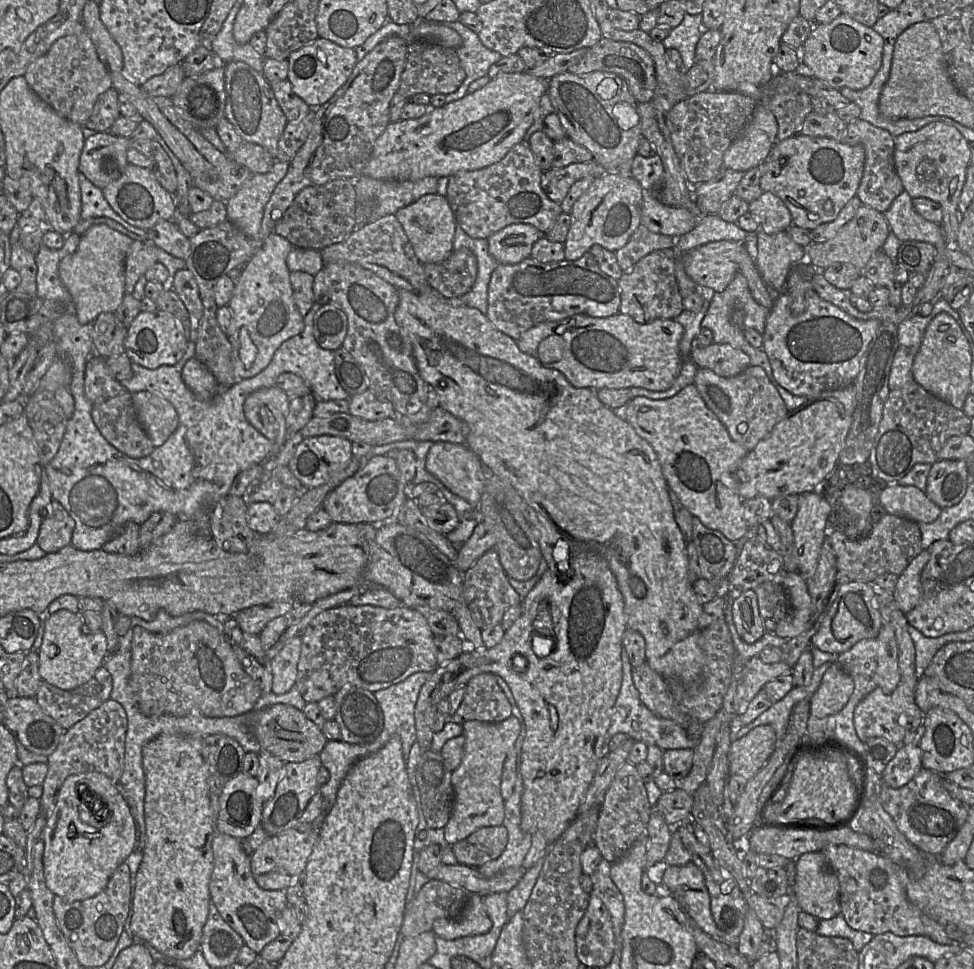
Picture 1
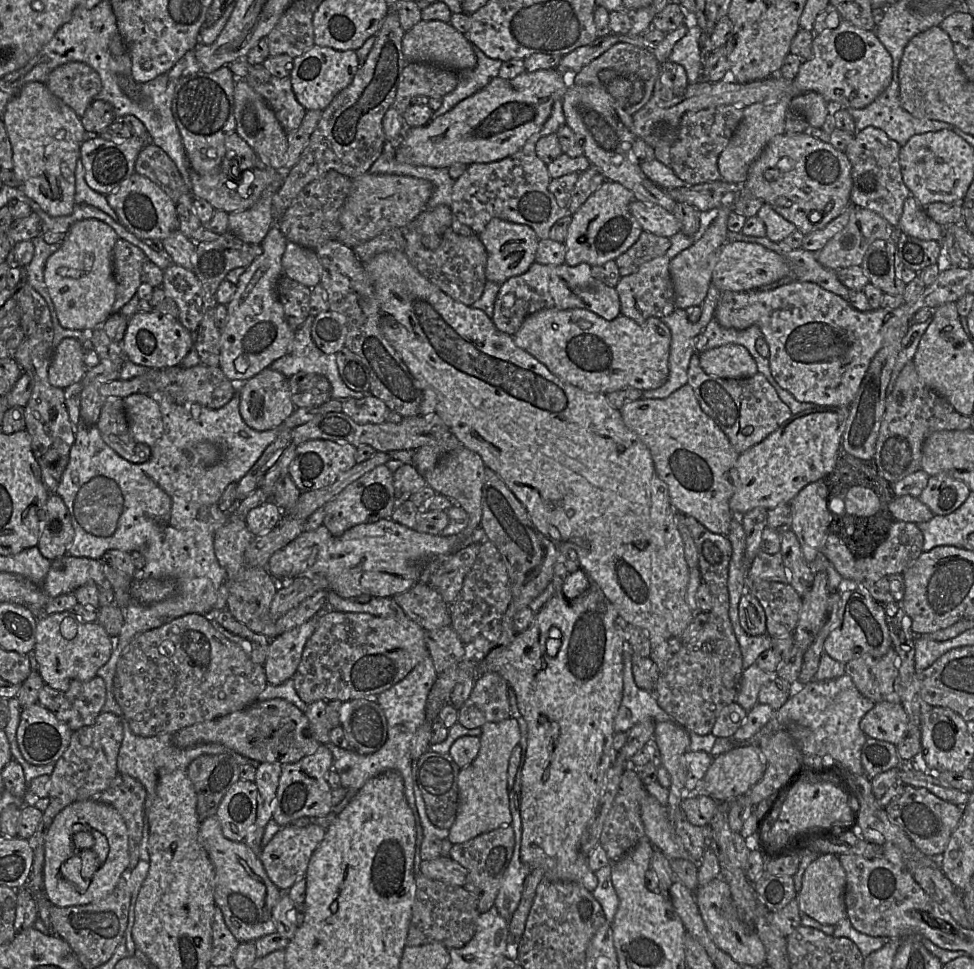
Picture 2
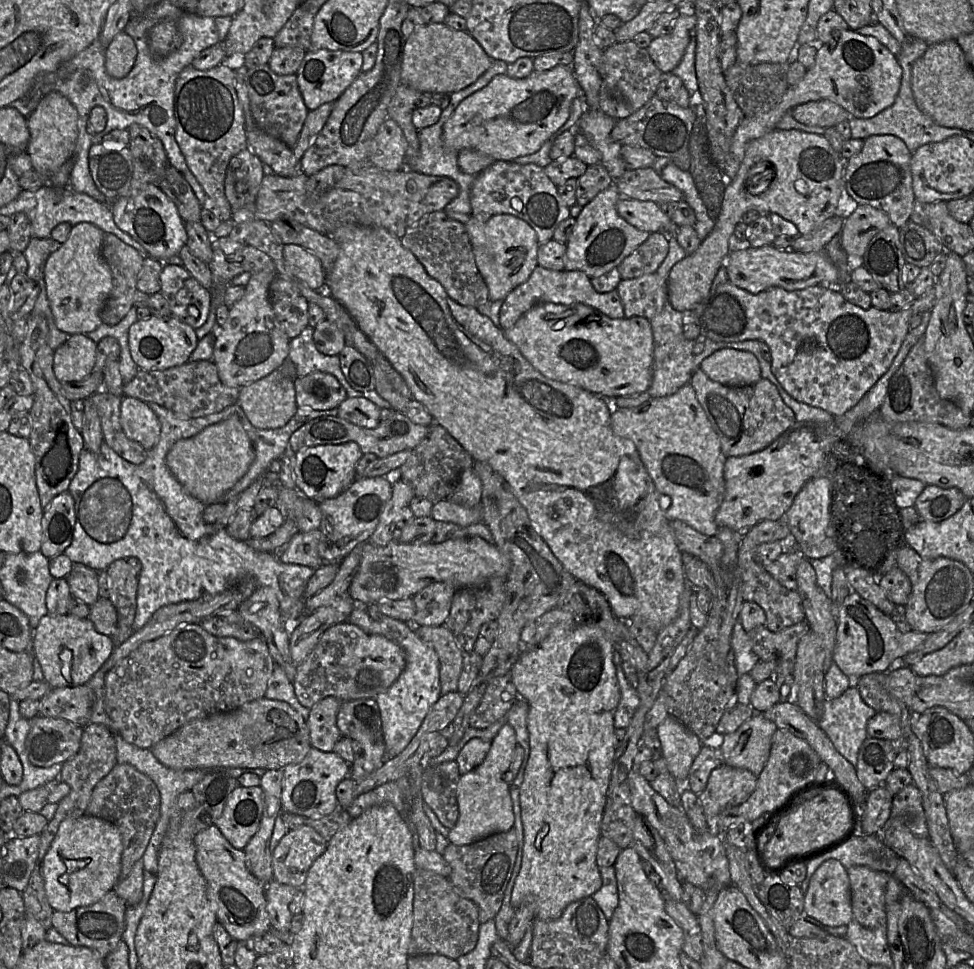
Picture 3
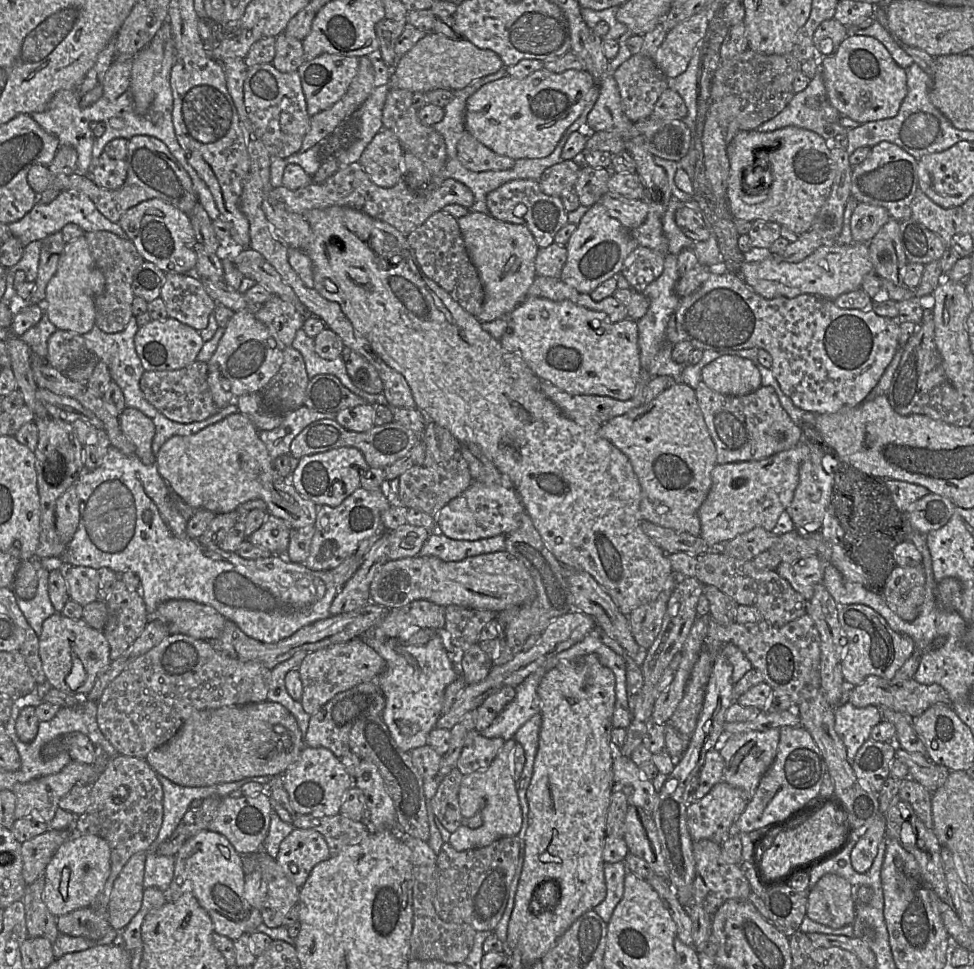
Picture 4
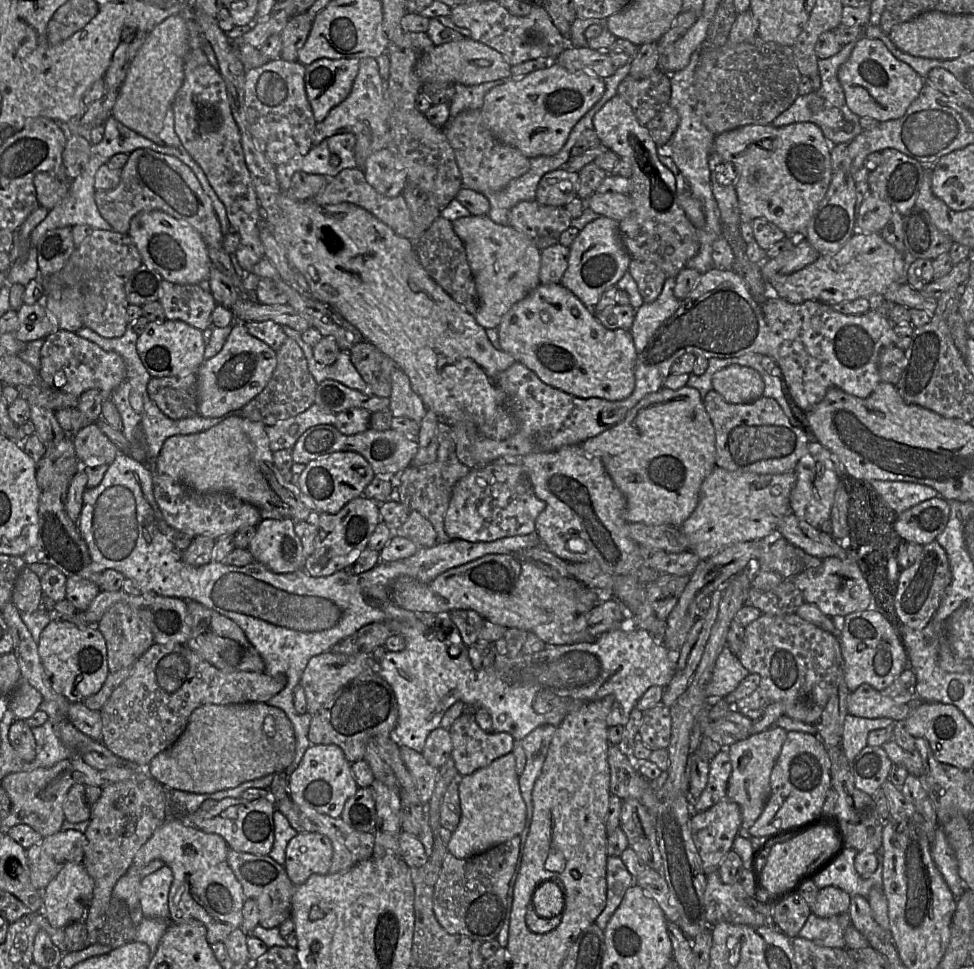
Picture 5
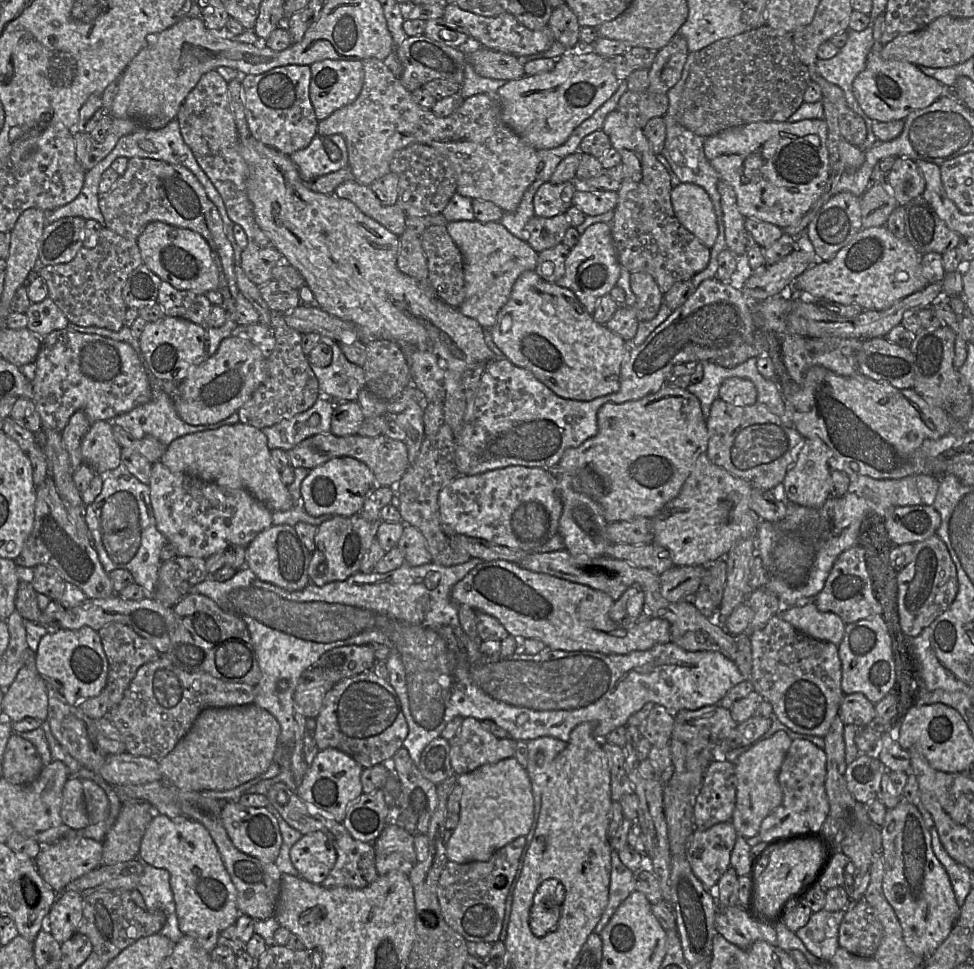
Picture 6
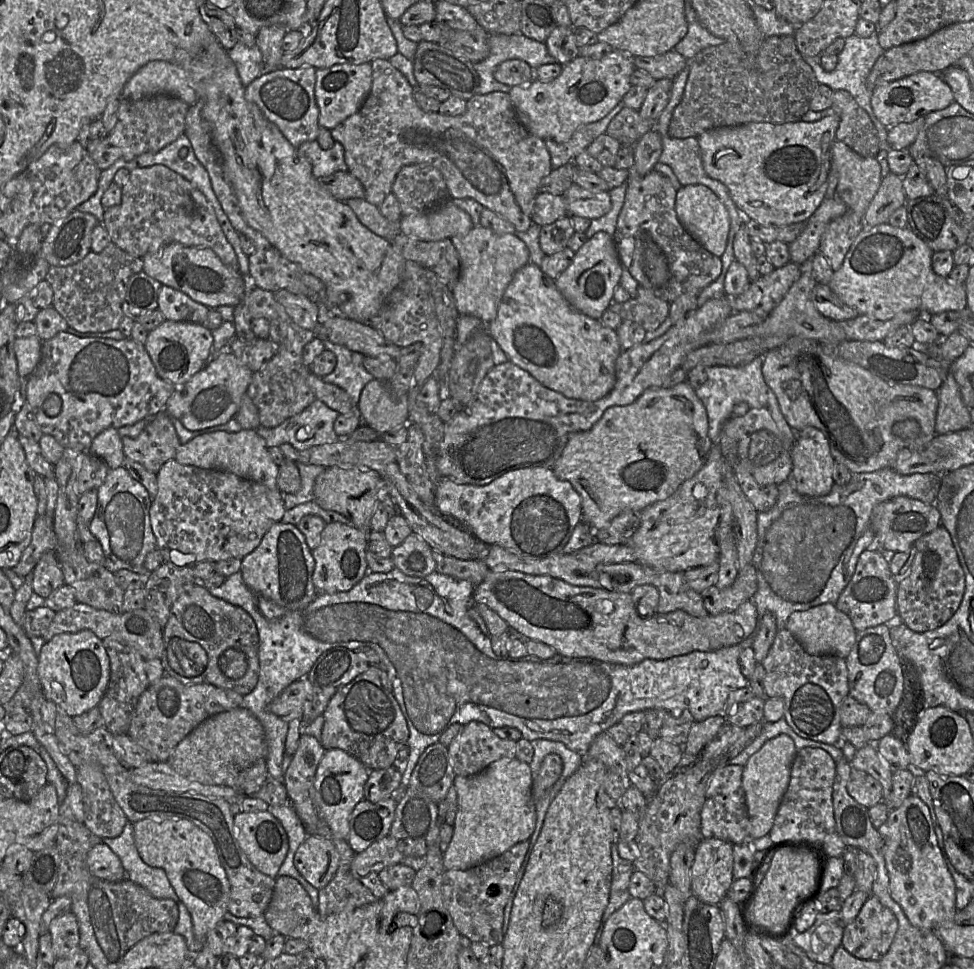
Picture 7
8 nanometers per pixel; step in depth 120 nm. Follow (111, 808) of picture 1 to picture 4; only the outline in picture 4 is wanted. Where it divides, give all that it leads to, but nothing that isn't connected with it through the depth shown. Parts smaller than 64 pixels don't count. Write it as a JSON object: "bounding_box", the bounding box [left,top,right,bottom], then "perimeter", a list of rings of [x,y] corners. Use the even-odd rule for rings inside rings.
{"bounding_box":[43,835,110,917],"perimeter":[[[76,835],[57,849],[45,869],[43,901],[56,917],[90,906],[102,891],[110,874],[110,848],[96,835]]]}

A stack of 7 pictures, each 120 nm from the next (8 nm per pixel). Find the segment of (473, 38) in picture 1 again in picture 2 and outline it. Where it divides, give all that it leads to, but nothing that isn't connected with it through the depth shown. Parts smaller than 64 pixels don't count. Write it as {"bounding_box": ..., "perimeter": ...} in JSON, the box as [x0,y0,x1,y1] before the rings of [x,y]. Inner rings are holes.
{"bounding_box":[430,45,503,121],"perimeter":[[[472,45],[472,47],[477,58],[476,66],[457,72],[458,84],[456,88],[443,96],[441,106],[434,111],[430,121],[443,115],[463,99],[481,90],[493,78],[498,76],[503,62],[499,59],[489,58],[475,45]]]}

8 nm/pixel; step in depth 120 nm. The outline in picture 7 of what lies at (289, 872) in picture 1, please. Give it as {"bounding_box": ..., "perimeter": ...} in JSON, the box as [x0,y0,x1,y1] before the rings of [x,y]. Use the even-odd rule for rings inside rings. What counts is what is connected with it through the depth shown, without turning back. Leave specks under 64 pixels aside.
{"bounding_box":[294,835,339,890],"perimeter":[[[308,835],[295,853],[294,865],[312,886],[320,890],[335,875],[339,860],[332,840],[320,835]]]}

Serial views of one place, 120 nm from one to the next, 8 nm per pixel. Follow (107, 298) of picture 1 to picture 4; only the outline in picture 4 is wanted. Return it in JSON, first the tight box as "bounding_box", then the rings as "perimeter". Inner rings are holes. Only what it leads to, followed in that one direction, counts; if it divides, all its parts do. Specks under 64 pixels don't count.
{"bounding_box":[44,235,105,333],"perimeter":[[[85,235],[67,242],[57,271],[46,287],[44,308],[48,319],[58,330],[88,333],[95,326],[95,299],[104,288],[105,277],[92,258]]]}

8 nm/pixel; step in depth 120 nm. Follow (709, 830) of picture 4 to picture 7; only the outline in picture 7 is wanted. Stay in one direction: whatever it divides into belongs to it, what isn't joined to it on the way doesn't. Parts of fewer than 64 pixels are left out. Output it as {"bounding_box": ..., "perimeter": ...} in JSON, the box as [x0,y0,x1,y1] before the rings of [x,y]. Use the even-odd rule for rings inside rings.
{"bounding_box":[691,838,733,905],"perimeter":[[[717,838],[702,839],[691,867],[691,892],[705,904],[719,905],[733,879],[733,844]]]}

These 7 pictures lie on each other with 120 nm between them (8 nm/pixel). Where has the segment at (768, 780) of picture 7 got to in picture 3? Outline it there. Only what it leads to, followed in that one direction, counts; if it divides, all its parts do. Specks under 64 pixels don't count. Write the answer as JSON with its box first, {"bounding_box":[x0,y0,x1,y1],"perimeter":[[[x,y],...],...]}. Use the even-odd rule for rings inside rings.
{"bounding_box":[720,712,777,777],"perimeter":[[[755,712],[736,731],[724,735],[720,747],[724,763],[747,769],[758,777],[769,758],[772,736],[777,729],[763,713]]]}

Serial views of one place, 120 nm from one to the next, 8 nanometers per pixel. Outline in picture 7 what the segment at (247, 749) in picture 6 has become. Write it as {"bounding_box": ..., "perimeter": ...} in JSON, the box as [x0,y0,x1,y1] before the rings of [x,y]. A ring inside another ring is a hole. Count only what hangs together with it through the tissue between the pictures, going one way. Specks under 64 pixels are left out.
{"bounding_box":[167,707,267,787],"perimeter":[[[236,707],[200,723],[179,742],[167,763],[177,773],[191,780],[232,787],[238,774],[259,759],[265,759],[267,752],[265,731],[260,721],[250,710]]]}

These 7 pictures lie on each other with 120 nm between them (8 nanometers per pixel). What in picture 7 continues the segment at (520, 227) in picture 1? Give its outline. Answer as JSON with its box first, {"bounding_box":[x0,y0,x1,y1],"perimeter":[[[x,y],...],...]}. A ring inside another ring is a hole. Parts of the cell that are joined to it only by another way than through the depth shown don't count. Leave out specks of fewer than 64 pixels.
{"bounding_box":[451,224,530,323],"perimeter":[[[480,224],[467,235],[451,240],[461,260],[461,274],[453,288],[457,310],[460,315],[472,315],[483,323],[491,323],[514,274],[530,262],[529,249],[517,234],[497,234]]]}

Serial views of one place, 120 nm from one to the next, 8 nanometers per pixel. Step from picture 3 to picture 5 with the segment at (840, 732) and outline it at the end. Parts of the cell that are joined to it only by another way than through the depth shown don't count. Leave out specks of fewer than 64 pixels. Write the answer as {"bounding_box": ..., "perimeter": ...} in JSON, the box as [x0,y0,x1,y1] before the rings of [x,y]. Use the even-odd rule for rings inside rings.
{"bounding_box":[842,714,895,762],"perimeter":[[[847,714],[843,725],[842,749],[849,762],[867,746],[868,734],[879,729],[890,729],[895,723],[889,718],[861,718]]]}

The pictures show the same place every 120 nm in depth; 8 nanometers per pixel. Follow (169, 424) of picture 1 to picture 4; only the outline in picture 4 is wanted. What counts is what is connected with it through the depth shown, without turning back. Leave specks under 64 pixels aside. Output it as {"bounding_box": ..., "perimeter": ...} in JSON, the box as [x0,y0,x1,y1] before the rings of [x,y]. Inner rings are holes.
{"bounding_box":[120,407,156,465],"perimeter":[[[126,407],[120,414],[120,428],[125,436],[134,444],[135,455],[145,465],[156,463],[156,455],[152,451],[155,435],[155,424],[140,410]]]}

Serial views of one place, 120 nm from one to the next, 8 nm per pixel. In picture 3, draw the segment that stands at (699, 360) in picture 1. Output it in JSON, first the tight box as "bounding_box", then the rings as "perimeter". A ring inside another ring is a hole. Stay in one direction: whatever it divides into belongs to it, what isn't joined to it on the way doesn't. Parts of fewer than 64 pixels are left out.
{"bounding_box":[700,348,762,387],"perimeter":[[[733,348],[716,350],[701,362],[700,368],[711,380],[733,387],[752,385],[762,378],[756,357]]]}

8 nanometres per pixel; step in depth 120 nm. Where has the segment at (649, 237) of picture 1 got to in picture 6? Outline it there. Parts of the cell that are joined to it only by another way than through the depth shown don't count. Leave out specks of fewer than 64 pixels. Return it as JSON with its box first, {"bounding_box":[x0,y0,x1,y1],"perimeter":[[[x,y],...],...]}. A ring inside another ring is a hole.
{"bounding_box":[630,272,664,322],"perimeter":[[[633,272],[630,284],[636,296],[636,303],[631,307],[639,322],[652,320],[664,302],[664,293],[654,278],[646,272]]]}

